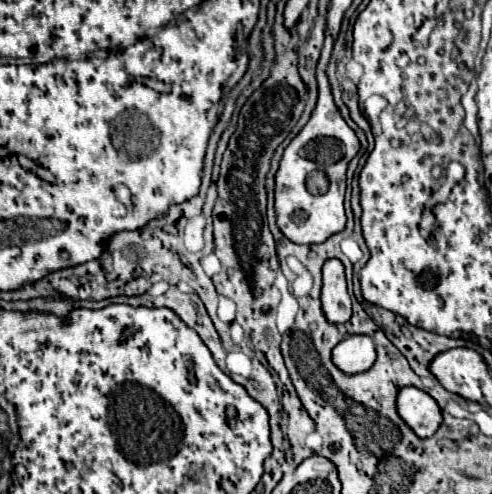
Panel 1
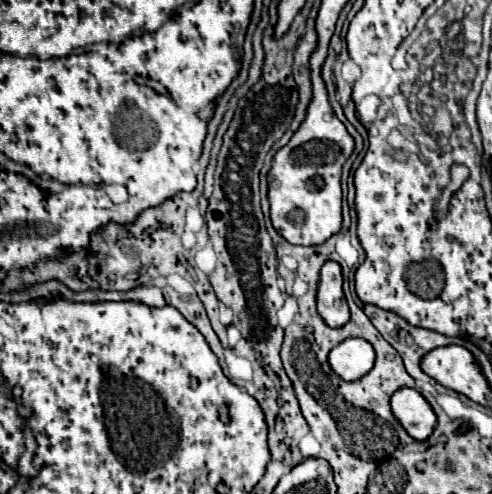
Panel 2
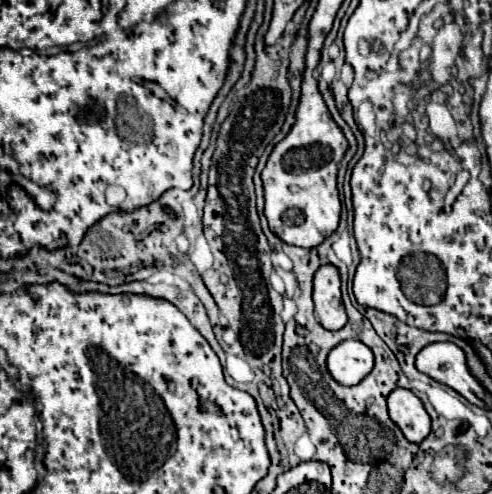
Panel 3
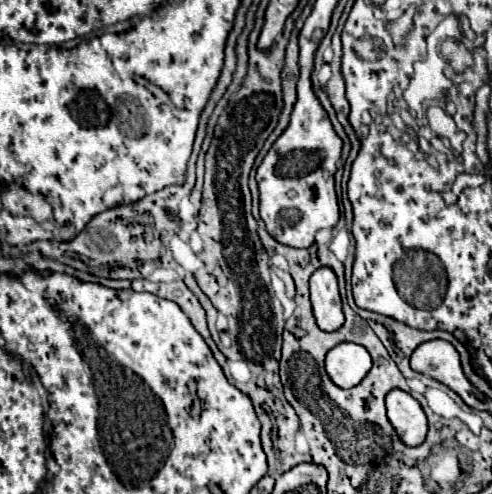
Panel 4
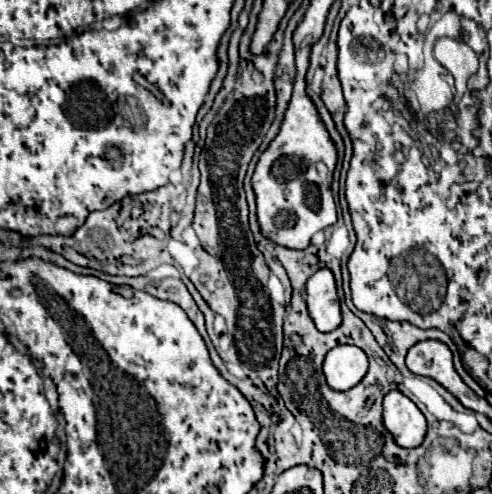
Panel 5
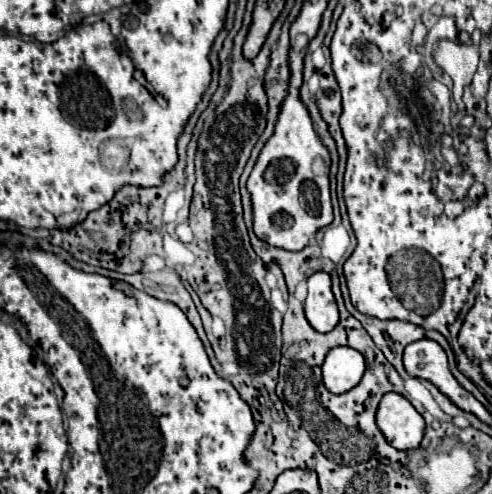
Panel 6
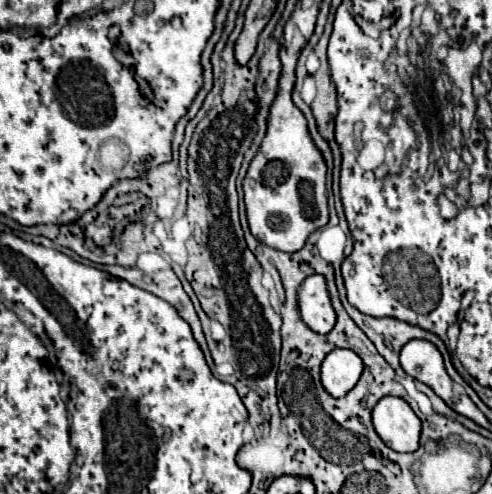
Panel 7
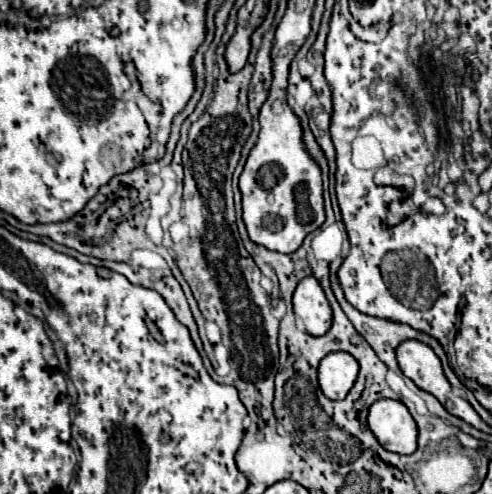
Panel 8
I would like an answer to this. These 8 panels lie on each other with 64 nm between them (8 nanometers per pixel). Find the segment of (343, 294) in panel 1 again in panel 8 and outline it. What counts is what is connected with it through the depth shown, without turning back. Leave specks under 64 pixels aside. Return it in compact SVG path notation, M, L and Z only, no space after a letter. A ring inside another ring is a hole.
M312 276L300 280L292 296L294 314L304 324L310 336L322 336L332 326L332 308L320 288L320 282Z

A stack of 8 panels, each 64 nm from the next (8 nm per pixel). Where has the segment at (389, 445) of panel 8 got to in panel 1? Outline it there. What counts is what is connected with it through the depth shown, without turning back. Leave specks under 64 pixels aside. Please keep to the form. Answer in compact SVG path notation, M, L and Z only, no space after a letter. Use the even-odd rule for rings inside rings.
M414 386L398 392L396 410L418 438L430 438L442 424L442 412L434 398Z

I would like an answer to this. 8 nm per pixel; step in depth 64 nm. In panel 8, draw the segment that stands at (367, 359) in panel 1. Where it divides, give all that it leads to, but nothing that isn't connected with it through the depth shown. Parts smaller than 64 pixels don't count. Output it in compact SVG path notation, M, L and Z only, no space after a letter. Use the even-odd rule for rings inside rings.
M332 352L318 366L318 384L330 400L344 400L358 376L358 362L348 352Z

